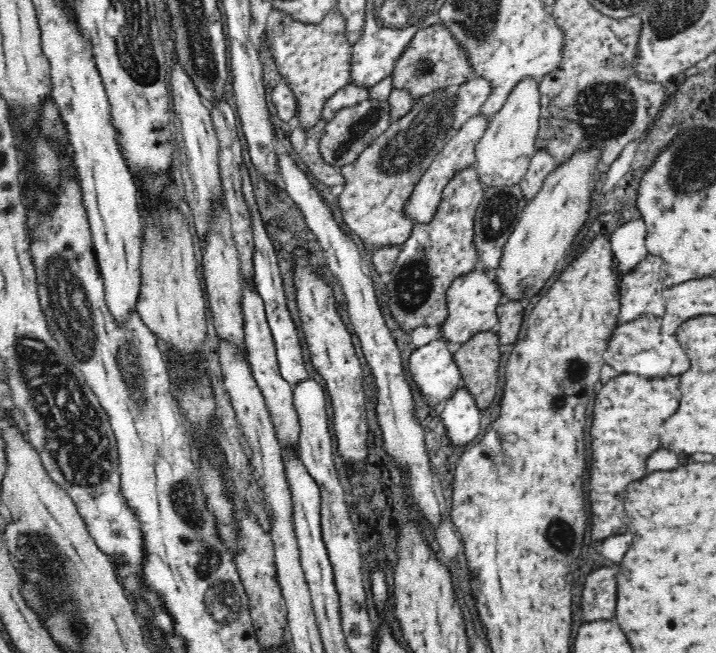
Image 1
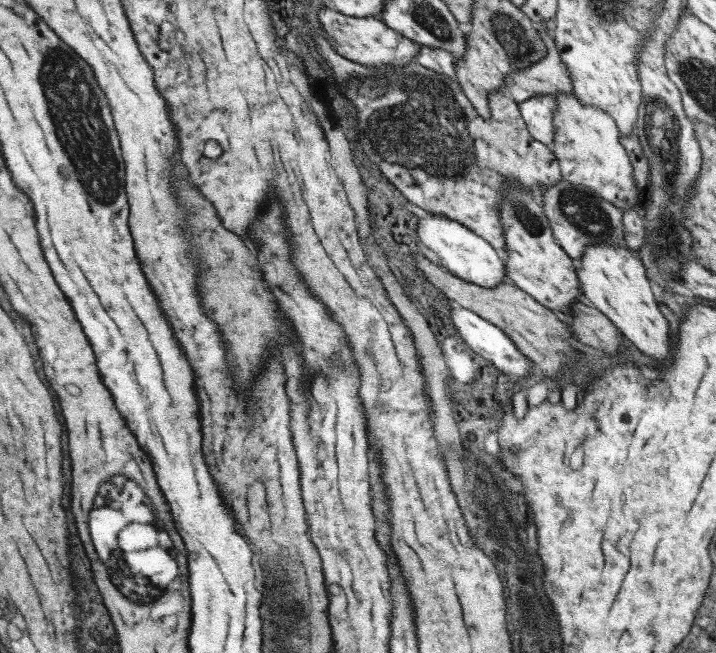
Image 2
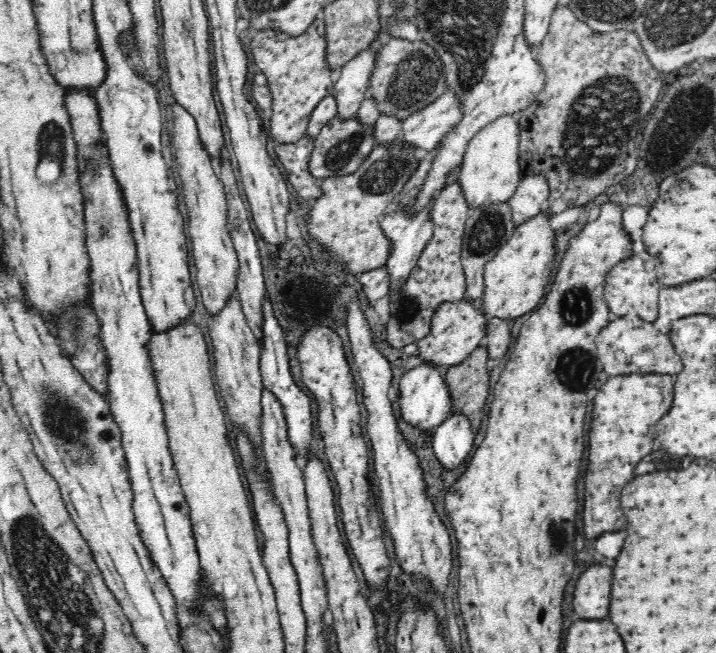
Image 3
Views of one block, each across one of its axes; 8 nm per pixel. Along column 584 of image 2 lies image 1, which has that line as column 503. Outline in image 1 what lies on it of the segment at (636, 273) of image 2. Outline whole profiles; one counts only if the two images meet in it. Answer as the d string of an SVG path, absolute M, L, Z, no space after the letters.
M598 147L574 154L566 164L555 167L544 179L542 190L526 203L518 224L515 224L502 248L499 266L493 274L494 281L500 285L502 301L524 302L536 296L560 267L568 244L573 242L588 218L587 210L598 179L596 166L599 165L600 156Z

